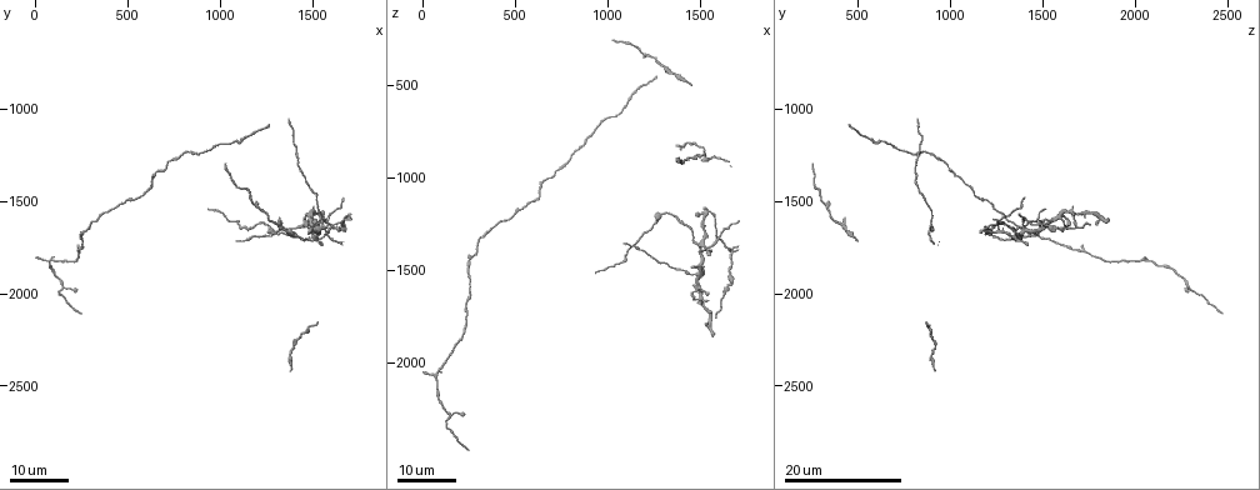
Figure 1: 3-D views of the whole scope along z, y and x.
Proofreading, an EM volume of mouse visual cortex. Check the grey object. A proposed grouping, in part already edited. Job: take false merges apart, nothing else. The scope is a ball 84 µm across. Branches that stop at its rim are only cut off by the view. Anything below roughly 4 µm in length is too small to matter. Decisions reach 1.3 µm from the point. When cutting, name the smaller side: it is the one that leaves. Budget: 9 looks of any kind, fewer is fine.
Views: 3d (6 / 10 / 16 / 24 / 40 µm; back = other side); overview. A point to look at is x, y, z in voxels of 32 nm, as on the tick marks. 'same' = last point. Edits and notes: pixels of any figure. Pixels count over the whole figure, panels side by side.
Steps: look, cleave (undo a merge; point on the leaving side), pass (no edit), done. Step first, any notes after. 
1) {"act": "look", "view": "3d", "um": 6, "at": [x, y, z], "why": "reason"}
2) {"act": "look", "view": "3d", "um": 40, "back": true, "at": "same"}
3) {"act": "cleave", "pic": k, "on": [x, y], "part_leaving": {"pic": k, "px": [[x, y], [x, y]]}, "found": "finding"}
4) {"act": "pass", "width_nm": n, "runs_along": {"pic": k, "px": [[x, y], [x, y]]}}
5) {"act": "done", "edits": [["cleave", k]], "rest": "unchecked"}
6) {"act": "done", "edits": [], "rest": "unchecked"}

{"act": "look", "view": "3d", "um": 16, "at": [1540, 1660, 1180], "why": "four arms meet"}

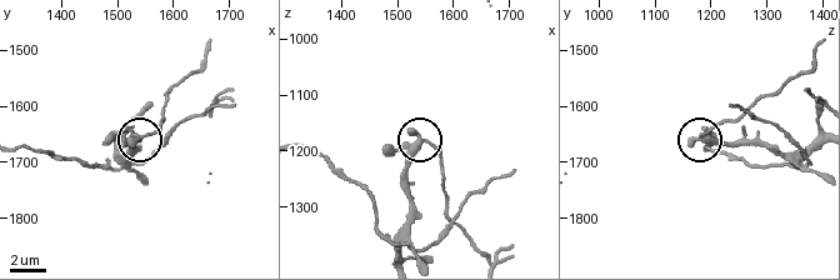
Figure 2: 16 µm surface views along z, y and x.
{"act": "look", "view": "3d", "um": 6, "at": [1540, 1655, 1190]}

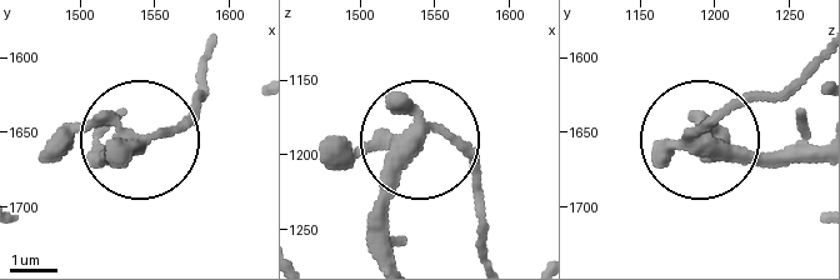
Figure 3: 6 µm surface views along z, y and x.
{"act": "cleave", "pic": 3, "on": [196, 105], "side_arm_um": 11, "arms": 4, "found": "two neurons meet here"}

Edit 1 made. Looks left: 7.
{"act": "look", "view": "overview"}

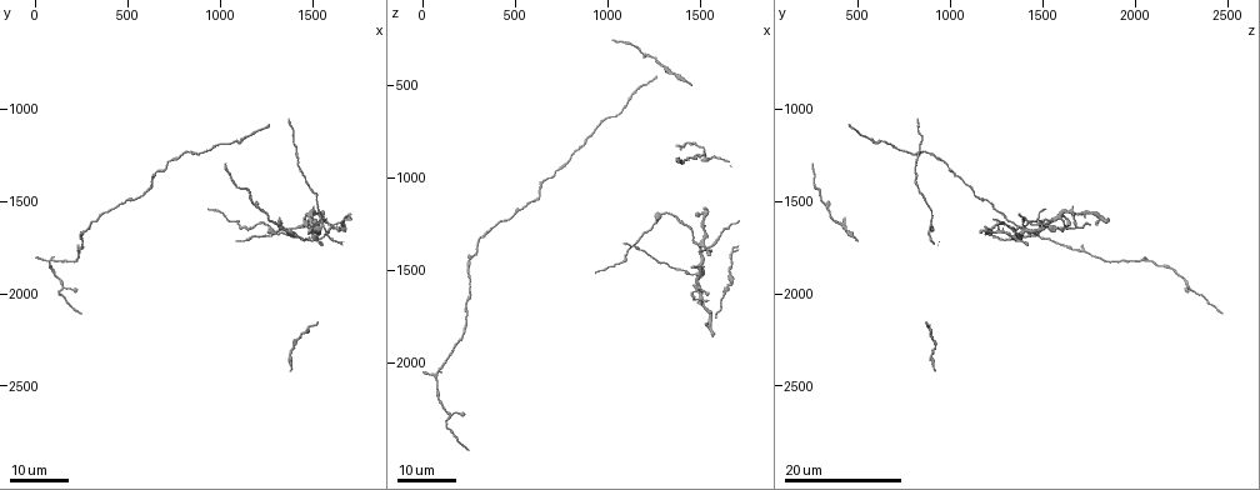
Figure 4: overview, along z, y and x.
{"act": "look", "view": "3d", "um": 16, "at": [1500, 1700, 1360], "why": "thin arm on a thick one"}

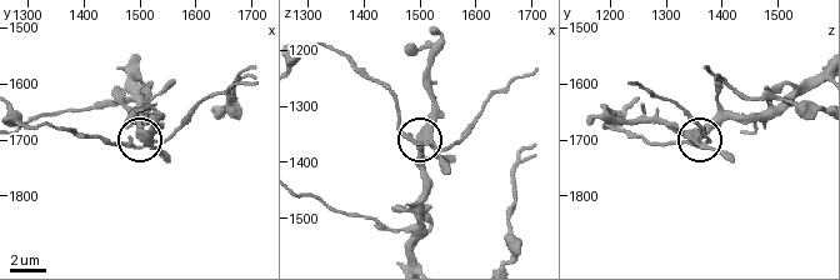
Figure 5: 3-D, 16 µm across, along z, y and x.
{"act": "look", "view": "3d", "um": 6, "at": [1500, 1700, 1360]}

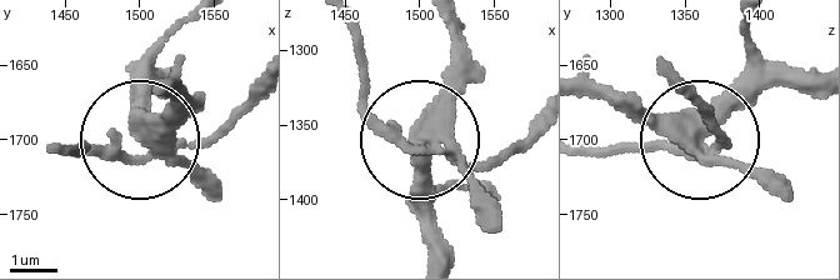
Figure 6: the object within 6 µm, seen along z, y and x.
{"act": "cleave", "pic": 6, "on": [95, 151], "arms": 4, "part_leaving": {"pic": 6, "px": [[448, 149], [491, 156], [539, 113]]}, "found": "two neurons meet here"}

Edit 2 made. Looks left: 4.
{"act": "look", "view": "3d", "um": 16, "at": [280, 1640, 1420], "why": "two arms at a narrow angle"}

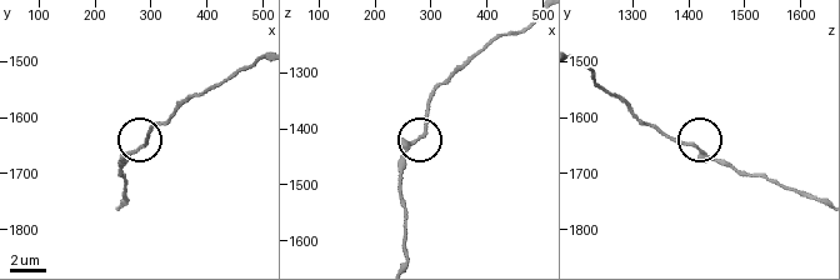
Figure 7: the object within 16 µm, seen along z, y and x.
{"act": "look", "view": "3d", "um": 6, "at": [280, 1655, 1420], "why": "closer look"}

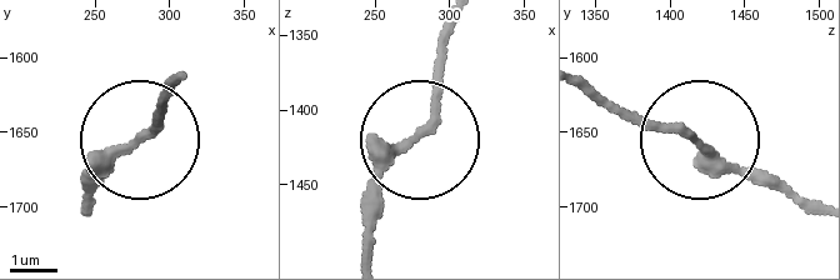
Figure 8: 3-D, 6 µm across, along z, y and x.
{"act": "look", "view": "3d", "um": 6, "back": true, "at": [278, 1654, 1420]}

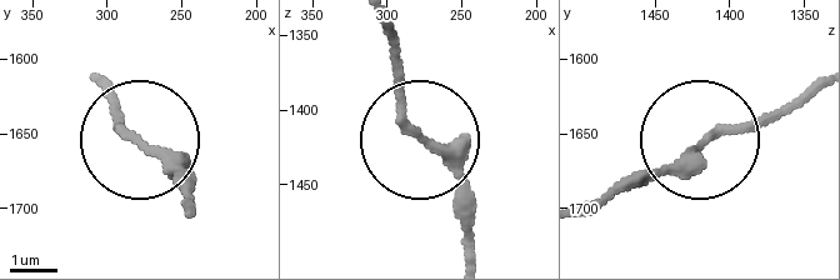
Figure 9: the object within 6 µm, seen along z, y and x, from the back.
{"act": "pass", "runs_along": {"pic": 9, "px": [[816, 90], [720, 125], [616, 189]]}, "found": "one neuron here"}

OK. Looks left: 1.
{"act": "done", "edits": [["cleave", 3], ["cleave", 6]], "rest": "unchecked"}

